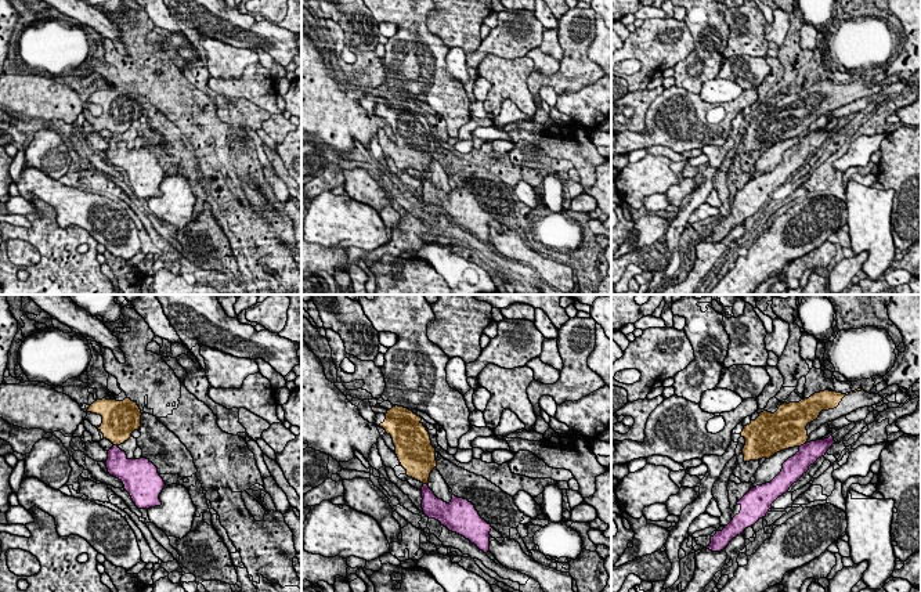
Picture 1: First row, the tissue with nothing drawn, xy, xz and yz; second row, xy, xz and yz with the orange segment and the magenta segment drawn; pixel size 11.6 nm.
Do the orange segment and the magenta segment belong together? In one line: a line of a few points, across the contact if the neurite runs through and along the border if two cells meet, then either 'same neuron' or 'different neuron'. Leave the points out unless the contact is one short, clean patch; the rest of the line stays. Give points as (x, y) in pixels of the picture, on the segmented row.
line yz (806, 443), (799, 447); different neuron

